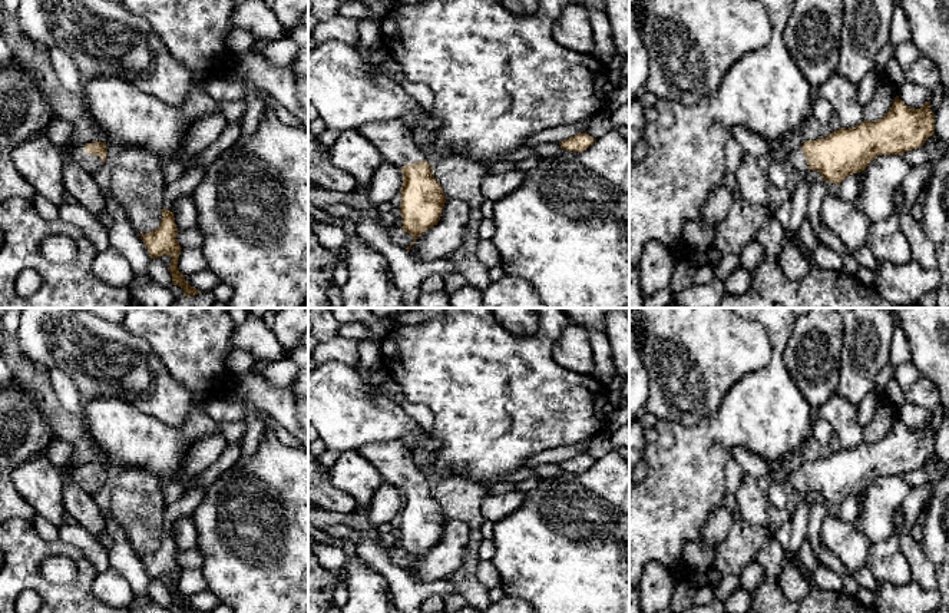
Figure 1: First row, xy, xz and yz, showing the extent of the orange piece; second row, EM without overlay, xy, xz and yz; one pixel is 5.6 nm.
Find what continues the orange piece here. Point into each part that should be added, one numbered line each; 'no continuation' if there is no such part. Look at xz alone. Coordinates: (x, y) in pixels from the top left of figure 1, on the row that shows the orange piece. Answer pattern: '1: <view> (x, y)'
1: xz (397, 145)

